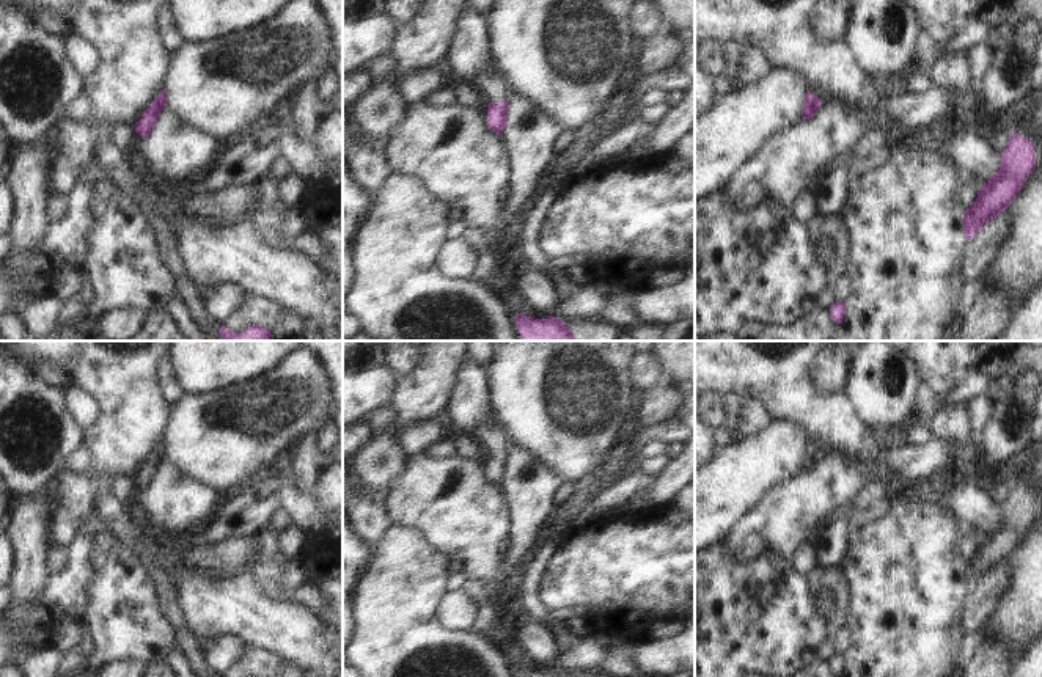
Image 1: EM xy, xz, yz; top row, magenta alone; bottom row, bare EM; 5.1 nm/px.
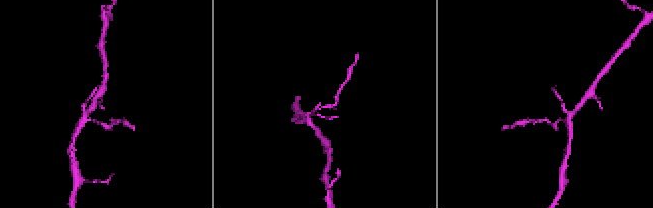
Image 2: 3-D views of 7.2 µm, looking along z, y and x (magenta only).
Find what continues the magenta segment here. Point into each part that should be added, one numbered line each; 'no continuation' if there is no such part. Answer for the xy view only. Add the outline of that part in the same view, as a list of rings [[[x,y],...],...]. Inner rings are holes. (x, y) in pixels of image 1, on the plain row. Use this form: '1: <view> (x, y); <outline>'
no continuation

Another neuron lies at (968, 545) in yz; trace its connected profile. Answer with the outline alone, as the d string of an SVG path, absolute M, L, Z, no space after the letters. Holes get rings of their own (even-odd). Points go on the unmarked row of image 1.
M967 523L965 532L960 536L960 556L968 561L976 553L978 543L971 534L971 523Z

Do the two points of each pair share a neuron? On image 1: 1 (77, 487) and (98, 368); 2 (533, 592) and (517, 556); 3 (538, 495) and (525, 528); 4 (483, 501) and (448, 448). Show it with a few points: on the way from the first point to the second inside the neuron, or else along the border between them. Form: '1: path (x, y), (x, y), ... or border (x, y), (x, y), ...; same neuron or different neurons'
1: path (109, 465), (115, 456), (115, 399); same neuron
2: border (530, 561), (522, 577); different neurons
3: path (535, 503), (530, 520); same neuron
4: border (426, 454), (434, 457), (458, 456); different neurons

